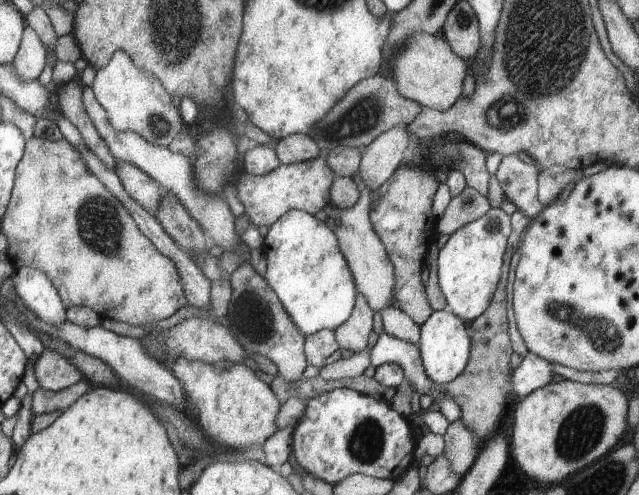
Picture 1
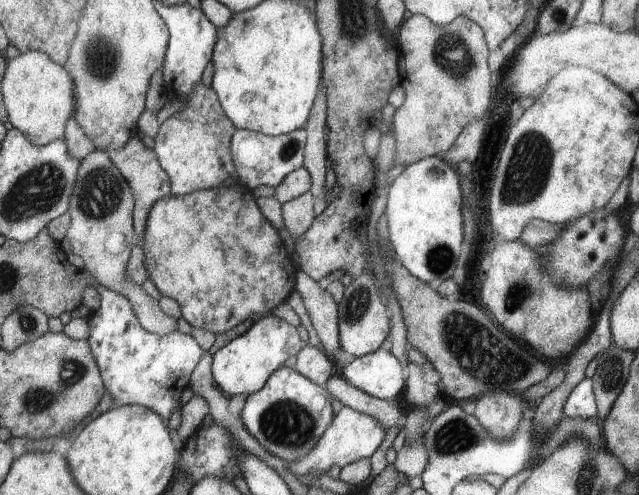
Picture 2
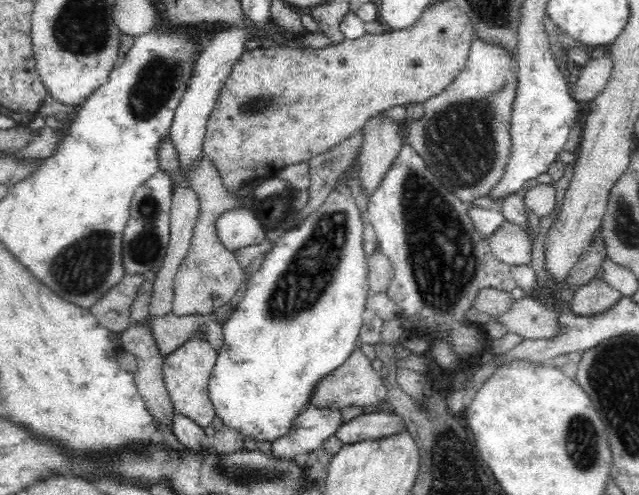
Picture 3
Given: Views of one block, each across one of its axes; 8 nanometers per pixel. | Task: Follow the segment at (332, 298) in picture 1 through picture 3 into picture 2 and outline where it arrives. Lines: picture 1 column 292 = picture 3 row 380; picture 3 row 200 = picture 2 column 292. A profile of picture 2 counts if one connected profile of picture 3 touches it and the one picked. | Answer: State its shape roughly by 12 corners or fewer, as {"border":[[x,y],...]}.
{"border":[[265,314],[212,355],[227,398],[252,395],[289,356],[295,327]]}

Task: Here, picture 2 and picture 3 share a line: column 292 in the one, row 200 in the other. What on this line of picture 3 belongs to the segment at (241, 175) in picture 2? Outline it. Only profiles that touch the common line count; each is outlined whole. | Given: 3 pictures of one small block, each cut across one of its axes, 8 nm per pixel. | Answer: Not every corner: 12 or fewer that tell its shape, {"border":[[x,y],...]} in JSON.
{"border":[[171,177],[136,189],[123,231],[124,275],[159,268],[169,244]]}

